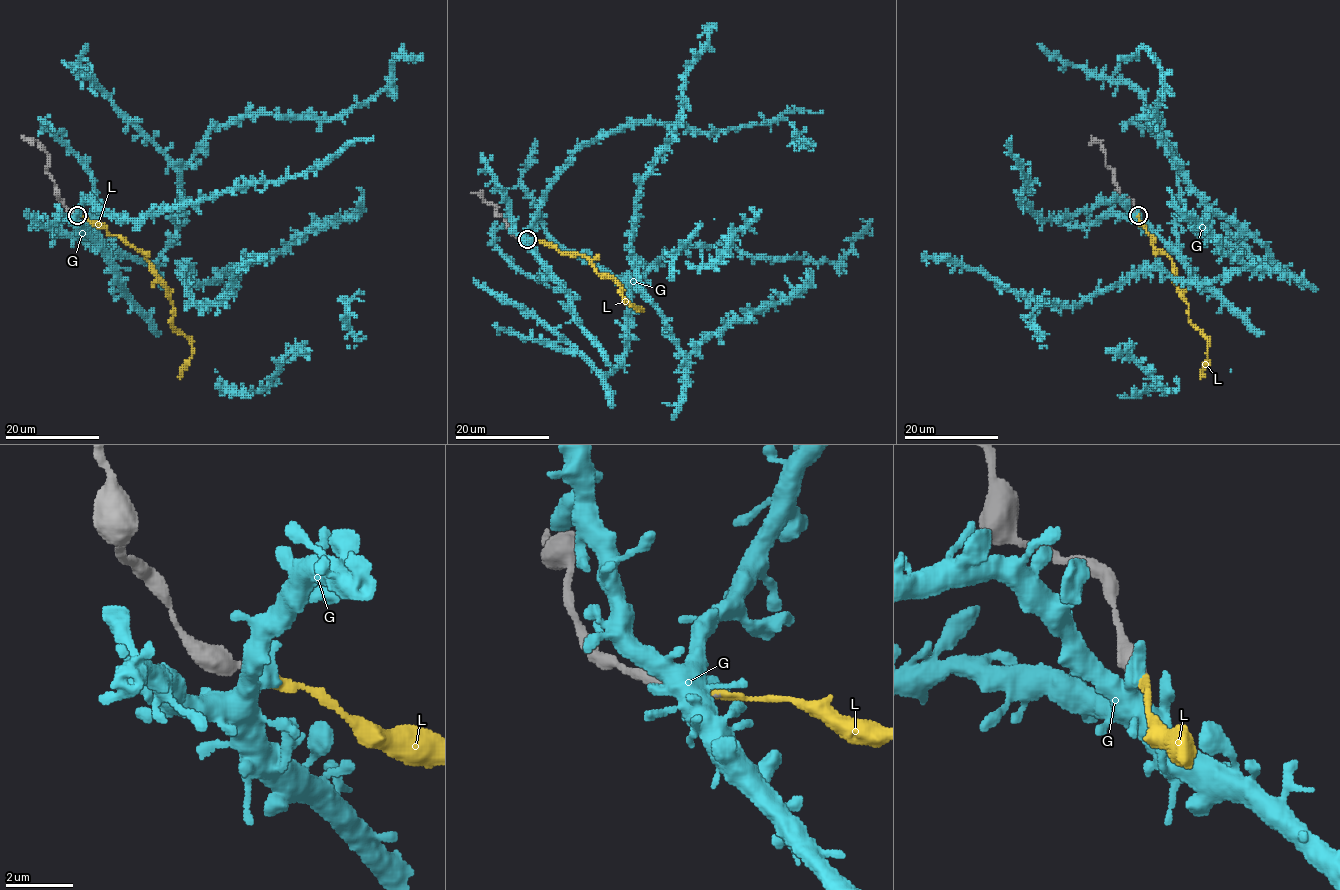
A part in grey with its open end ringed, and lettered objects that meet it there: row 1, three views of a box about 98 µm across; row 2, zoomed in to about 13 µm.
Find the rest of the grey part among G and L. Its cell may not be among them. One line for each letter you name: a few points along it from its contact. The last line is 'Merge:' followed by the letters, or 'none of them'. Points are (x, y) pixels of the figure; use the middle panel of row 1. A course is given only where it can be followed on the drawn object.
Merge: L

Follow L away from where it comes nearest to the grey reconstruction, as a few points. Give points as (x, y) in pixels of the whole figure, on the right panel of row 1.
L: (1138, 215), (1152, 235), (1153, 246), (1172, 261), (1172, 279), (1186, 304), (1189, 320), (1207, 341), (1204, 377)

